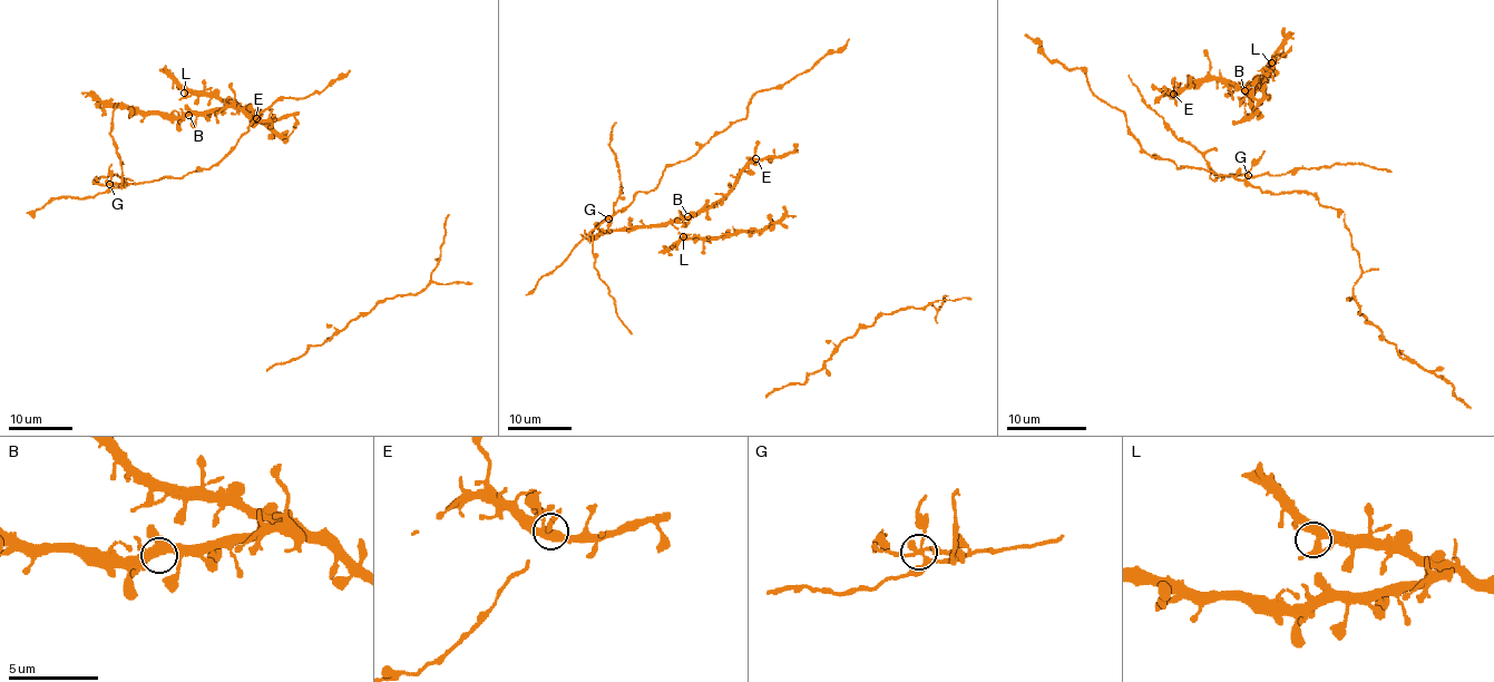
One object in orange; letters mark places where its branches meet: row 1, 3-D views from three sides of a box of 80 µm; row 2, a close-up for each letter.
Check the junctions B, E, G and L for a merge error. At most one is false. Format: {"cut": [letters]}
{"cut": ["G"]}

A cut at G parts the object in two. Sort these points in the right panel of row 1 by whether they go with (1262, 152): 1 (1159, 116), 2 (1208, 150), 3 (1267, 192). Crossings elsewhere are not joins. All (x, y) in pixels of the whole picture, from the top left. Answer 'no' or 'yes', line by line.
1: yes
2: yes
3: no

